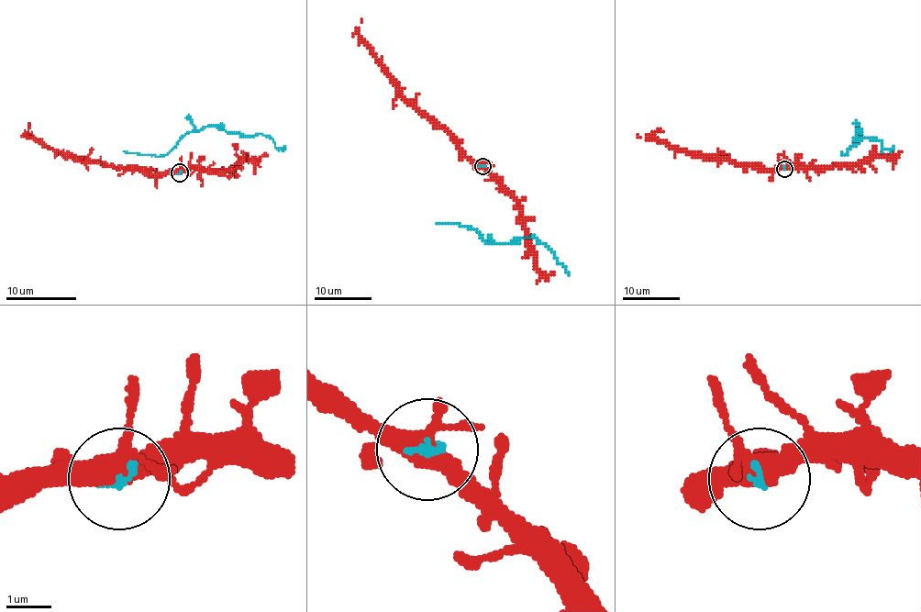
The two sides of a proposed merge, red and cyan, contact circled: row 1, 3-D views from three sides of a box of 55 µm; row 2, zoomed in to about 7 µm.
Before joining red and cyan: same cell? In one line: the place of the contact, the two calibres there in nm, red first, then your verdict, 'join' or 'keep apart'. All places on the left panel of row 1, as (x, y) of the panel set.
(179, 172) | 400/120 nm | join

